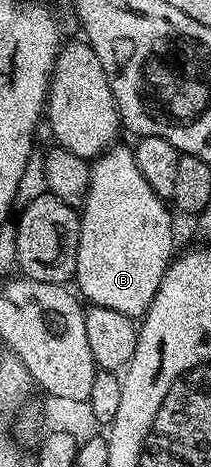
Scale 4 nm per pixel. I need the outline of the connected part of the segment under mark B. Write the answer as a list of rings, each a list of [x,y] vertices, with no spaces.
[[[115,144],[93,159],[86,200],[80,210],[78,255],[73,281],[78,282],[77,293],[90,306],[112,308],[112,312],[120,312],[124,316],[138,320],[152,304],[156,288],[160,288],[160,280],[164,280],[164,272],[175,257],[174,222],[170,219],[171,211],[167,203],[160,196],[156,196],[156,192],[148,188],[148,180],[140,176],[133,149],[129,145],[122,145]]]

